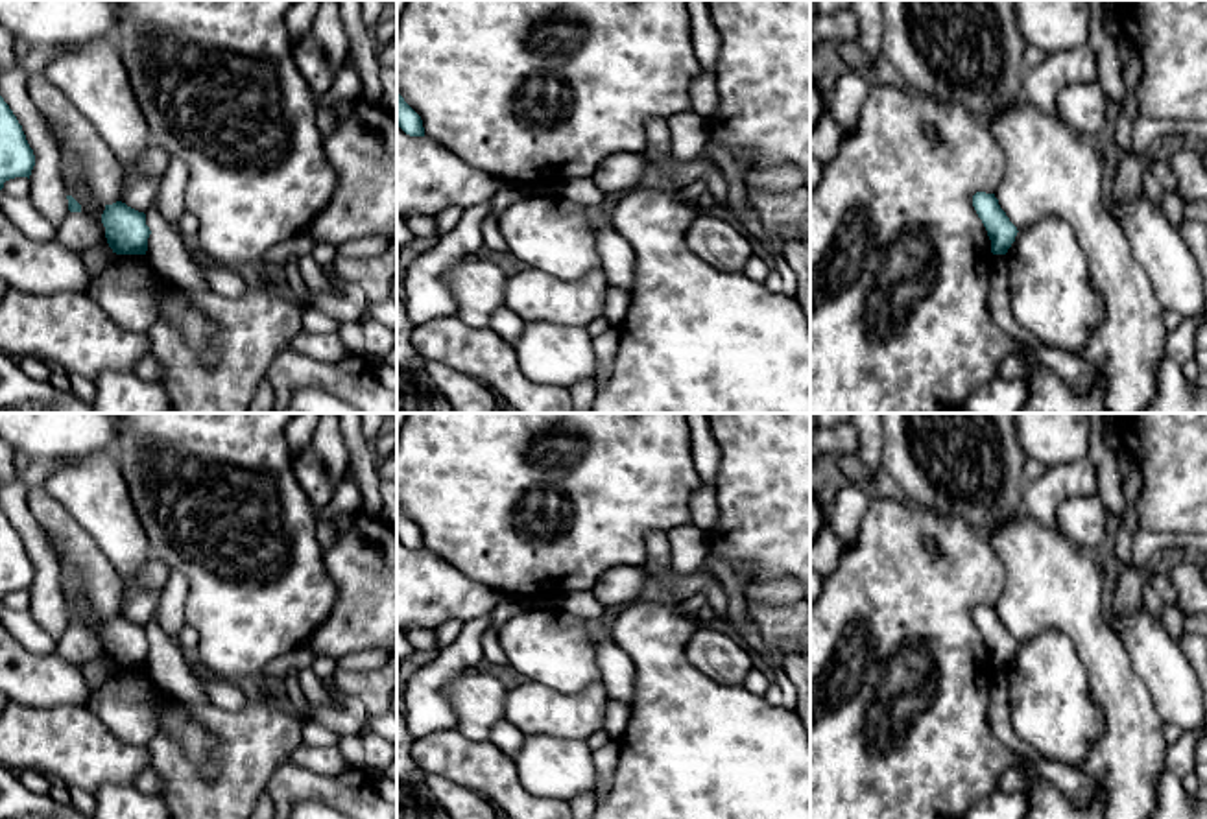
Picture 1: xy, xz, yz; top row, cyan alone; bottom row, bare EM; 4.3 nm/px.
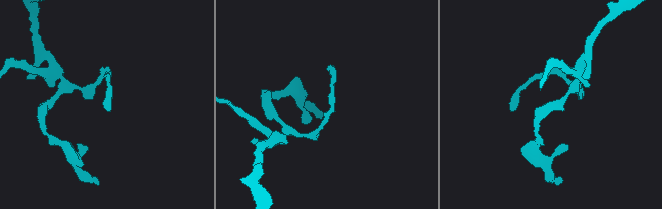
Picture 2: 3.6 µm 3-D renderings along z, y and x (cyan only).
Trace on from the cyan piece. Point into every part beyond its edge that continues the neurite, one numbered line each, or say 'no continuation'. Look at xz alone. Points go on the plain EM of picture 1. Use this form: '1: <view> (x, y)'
no continuation

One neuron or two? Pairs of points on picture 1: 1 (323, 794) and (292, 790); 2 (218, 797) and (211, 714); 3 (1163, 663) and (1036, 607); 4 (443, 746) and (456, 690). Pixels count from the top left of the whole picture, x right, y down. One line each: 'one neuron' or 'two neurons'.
1: one neuron
2: one neuron
3: two neurons
4: two neurons

